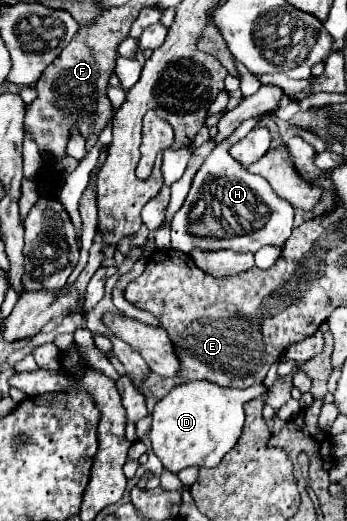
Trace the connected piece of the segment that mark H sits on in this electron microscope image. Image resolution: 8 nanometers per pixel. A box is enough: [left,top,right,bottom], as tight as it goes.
[171,119,295,253]

